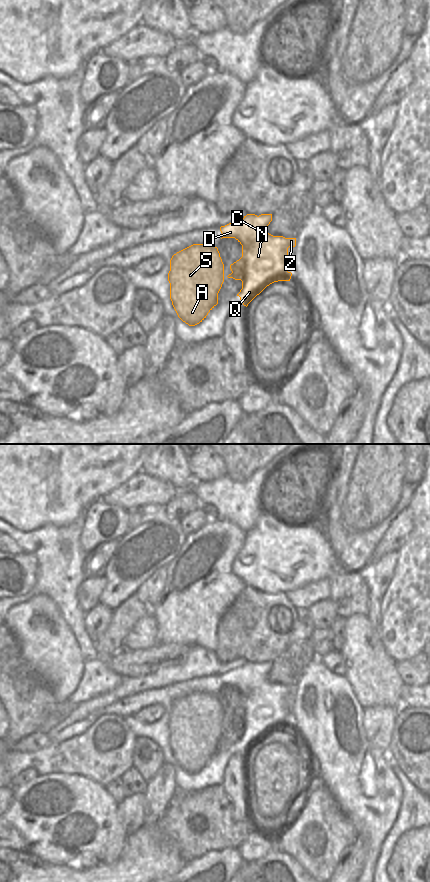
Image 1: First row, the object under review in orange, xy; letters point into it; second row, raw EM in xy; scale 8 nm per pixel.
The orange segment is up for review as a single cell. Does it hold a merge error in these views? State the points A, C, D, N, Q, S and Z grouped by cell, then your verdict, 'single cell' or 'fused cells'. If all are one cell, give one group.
A S / C D N Q Z; fused cells

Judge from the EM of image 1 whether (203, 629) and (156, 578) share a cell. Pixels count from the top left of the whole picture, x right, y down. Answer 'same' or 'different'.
different

